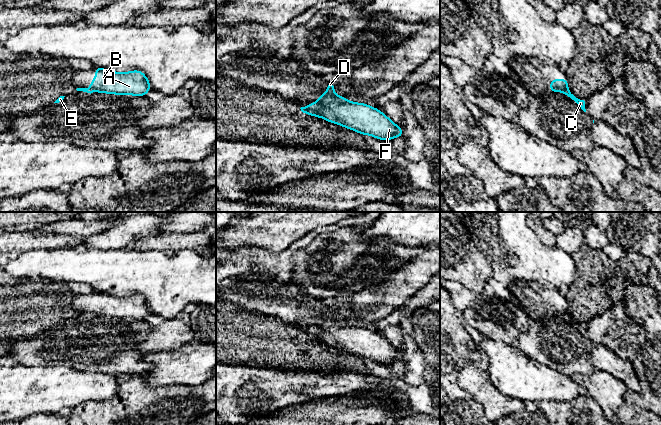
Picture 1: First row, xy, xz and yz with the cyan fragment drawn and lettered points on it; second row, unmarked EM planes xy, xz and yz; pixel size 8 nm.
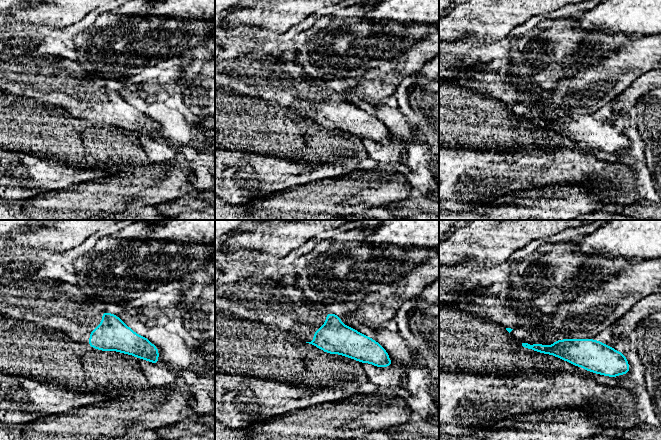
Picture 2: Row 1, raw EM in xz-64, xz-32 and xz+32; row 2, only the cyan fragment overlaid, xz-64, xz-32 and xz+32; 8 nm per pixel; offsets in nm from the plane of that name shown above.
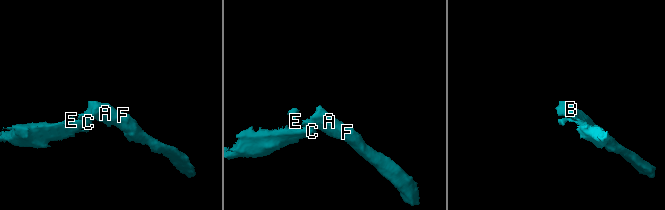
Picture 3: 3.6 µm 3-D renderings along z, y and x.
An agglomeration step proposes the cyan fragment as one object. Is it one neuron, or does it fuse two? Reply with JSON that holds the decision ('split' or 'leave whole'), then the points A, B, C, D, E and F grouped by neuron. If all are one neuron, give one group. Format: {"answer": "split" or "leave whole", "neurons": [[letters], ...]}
{"answer": "split", "neurons": [["A", "B", "D", "F"], ["C", "E"]]}

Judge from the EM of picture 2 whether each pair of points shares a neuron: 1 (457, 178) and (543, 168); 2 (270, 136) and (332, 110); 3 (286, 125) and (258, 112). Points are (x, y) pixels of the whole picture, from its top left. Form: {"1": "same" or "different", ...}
{"1": "same", "2": "different", "3": "same"}

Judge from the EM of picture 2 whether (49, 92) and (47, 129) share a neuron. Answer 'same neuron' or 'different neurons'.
different neurons

